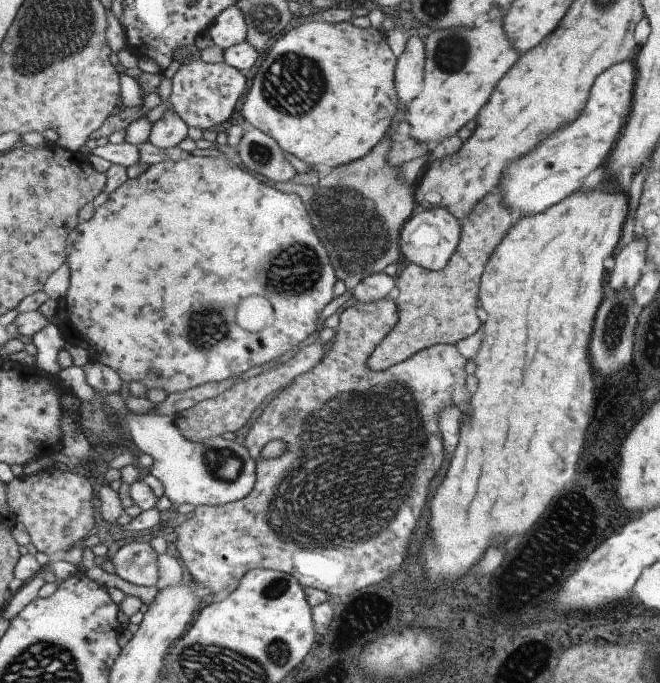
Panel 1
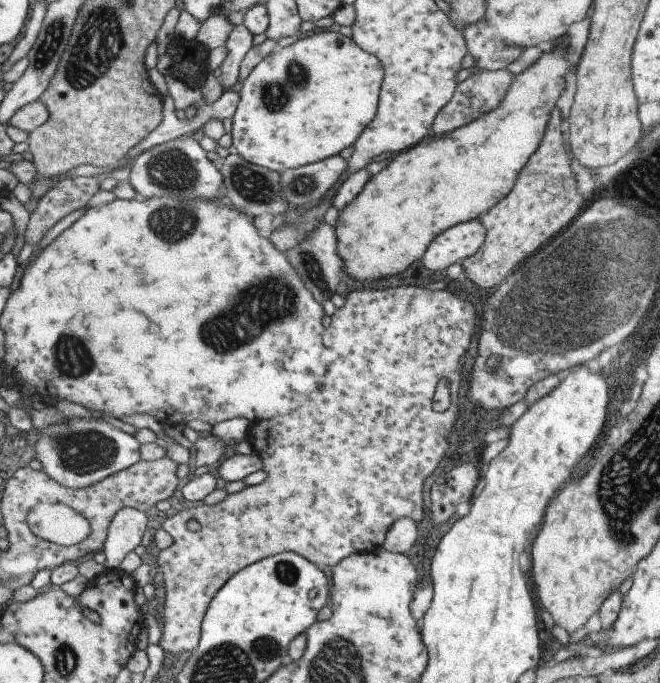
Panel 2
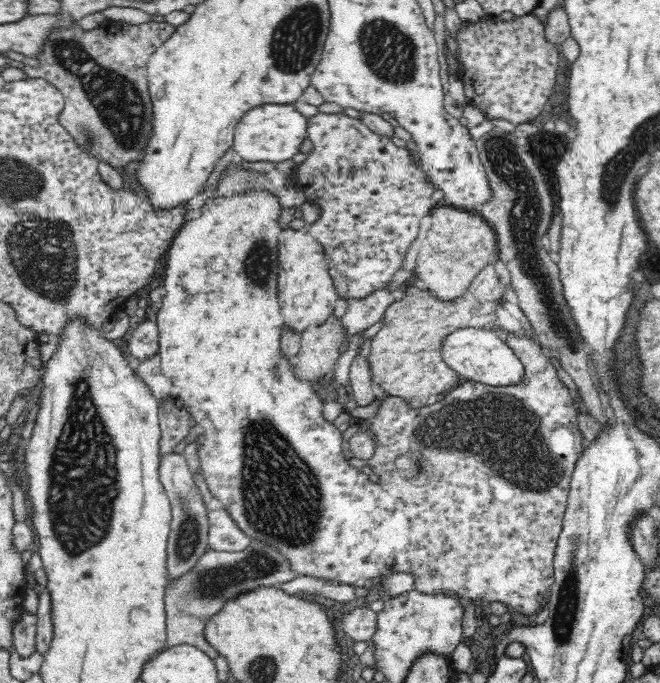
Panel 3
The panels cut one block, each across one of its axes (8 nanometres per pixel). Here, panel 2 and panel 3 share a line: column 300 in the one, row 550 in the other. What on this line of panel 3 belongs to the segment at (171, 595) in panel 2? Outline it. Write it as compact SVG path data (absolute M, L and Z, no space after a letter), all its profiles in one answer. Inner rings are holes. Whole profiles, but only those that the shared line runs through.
M504 334L504 338L526 366L526 378L524 378L522 386L488 388L488 386L482 386L478 382L466 380L466 382L460 382L454 390L446 392L446 396L440 402L430 404L430 406L422 406L420 410L414 410L410 406L410 402L406 402L404 398L388 398L382 404L382 412L378 412L374 416L374 420L370 420L370 430L374 432L376 442L378 442L376 454L370 458L370 468L374 470L374 474L380 476L380 486L386 486L386 490L390 490L390 494L398 494L398 498L402 498L404 510L408 506L412 508L412 510L406 510L406 516L410 514L410 526L412 526L410 548L406 550L406 554L398 554L396 570L400 574L412 572L416 576L414 590L424 592L424 594L446 592L446 594L460 596L464 602L474 602L474 604L504 602L506 606L514 608L516 612L528 616L528 614L534 614L546 606L550 588L554 584L554 562L552 562L554 548L558 542L558 534L562 530L562 518L566 514L566 498L568 498L572 470L574 470L574 464L584 450L586 440L584 440L582 430L578 428L578 420L576 420L578 412L574 408L574 400L570 396L570 390L558 378L556 368L550 364L548 354L544 354L544 350L532 338L526 338L526 336L518 338L514 334Z

